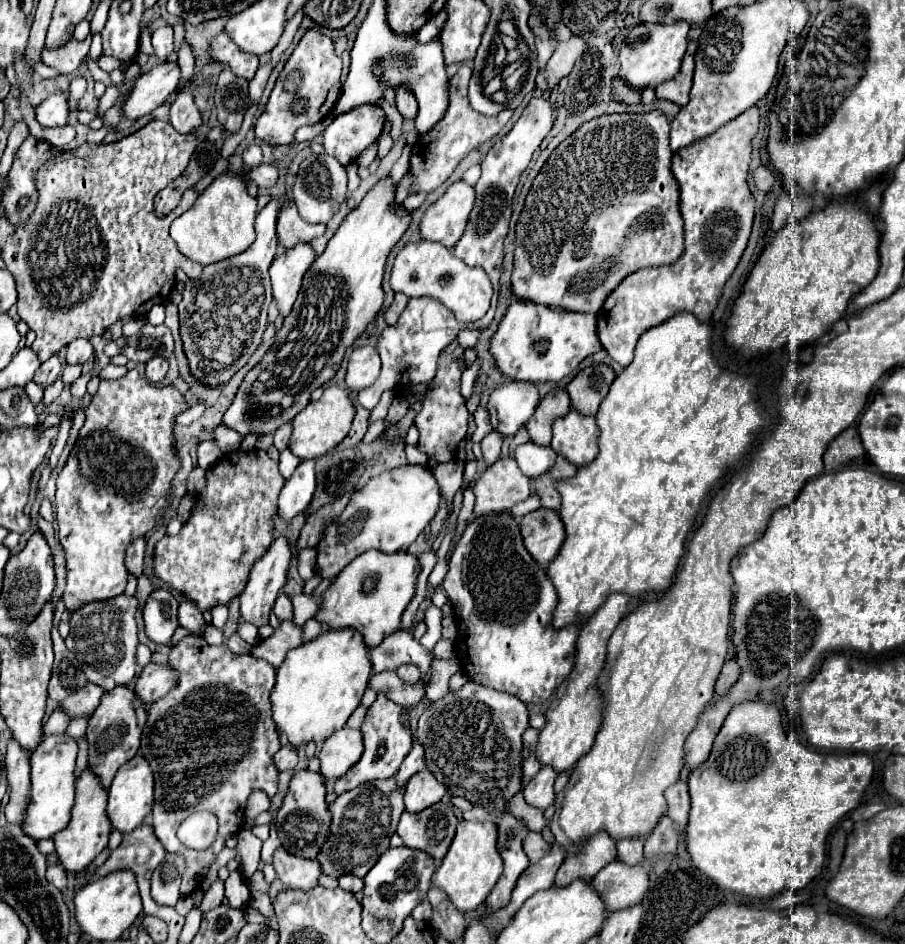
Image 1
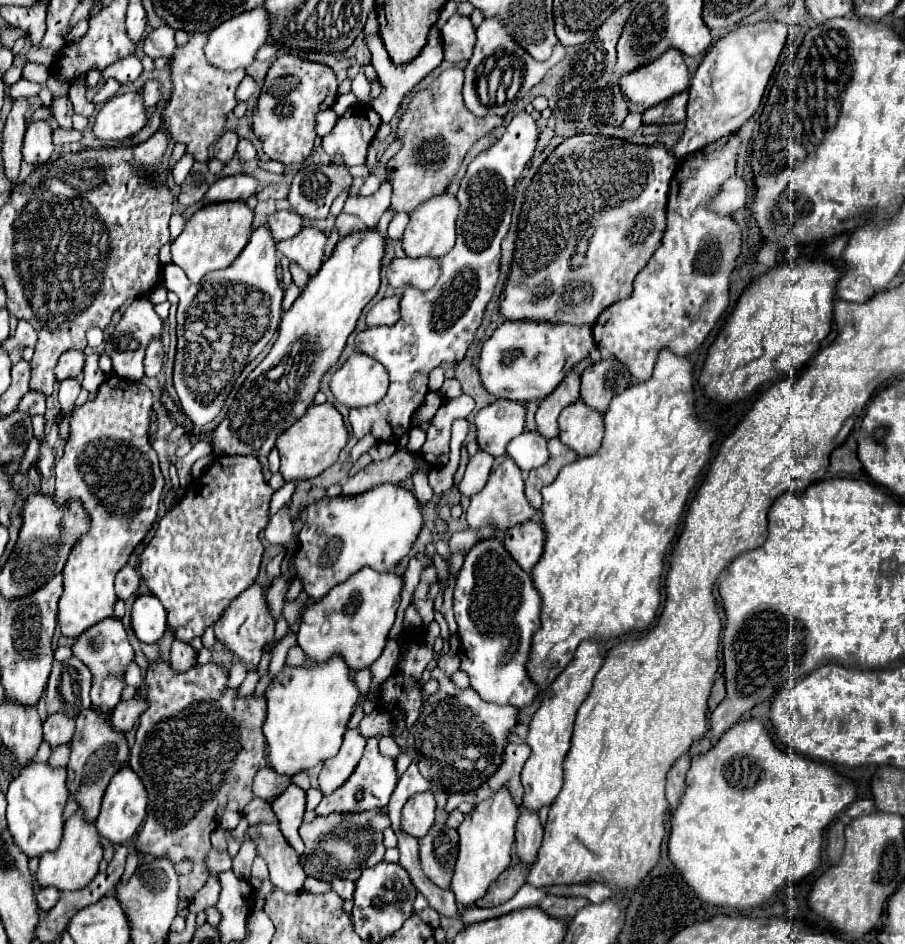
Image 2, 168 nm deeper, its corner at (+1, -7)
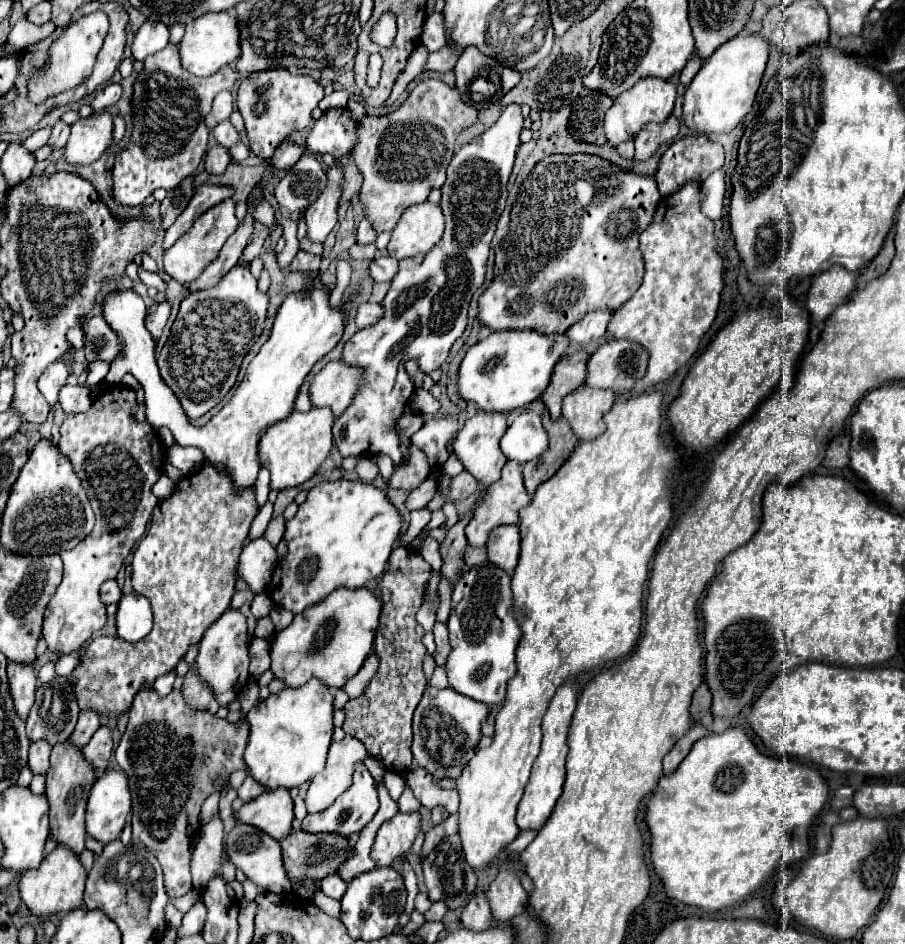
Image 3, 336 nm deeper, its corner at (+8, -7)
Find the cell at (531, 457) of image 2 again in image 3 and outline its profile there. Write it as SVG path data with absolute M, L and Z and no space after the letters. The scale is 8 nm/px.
M526 411L520 413L506 429L500 447L508 459L520 465L538 459L548 449L548 435L542 427L542 415Z

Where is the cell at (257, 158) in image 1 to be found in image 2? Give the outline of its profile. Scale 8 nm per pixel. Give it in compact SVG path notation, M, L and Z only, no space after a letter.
M241 139L241 141L239 141L237 153L239 153L239 157L241 157L243 161L253 161L253 159L257 159L257 151L255 151L253 143L247 141L247 139Z

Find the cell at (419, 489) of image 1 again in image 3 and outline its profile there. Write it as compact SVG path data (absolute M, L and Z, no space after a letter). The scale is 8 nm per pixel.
M322 481L312 487L308 499L286 525L286 555L278 561L268 597L292 613L302 613L340 587L358 589L380 577L386 569L392 545L402 529L398 509L372 483Z

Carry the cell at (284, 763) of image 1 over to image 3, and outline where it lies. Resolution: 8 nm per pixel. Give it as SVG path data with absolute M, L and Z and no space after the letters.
M248 775L246 777L246 781L242 783L242 787L238 789L238 797L244 801L244 803L248 803L248 801L252 801L252 799L256 799L258 795L262 795L266 789L258 783L258 781L252 781L252 777Z

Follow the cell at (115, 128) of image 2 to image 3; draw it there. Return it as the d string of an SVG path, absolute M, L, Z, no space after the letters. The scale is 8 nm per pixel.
M94 113L70 127L70 137L64 147L64 159L70 165L90 165L110 147L112 115Z

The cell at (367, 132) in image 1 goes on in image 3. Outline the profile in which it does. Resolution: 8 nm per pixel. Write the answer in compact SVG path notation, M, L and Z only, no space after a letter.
M328 109L306 135L306 147L312 153L330 153L342 159L354 147L356 127L358 123L350 119L348 109Z

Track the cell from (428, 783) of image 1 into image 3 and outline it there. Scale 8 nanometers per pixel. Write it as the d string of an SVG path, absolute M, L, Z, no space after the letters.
M396 813L390 821L386 821L374 839L372 859L376 867L390 867L394 859L406 855L420 831L420 815L418 813Z

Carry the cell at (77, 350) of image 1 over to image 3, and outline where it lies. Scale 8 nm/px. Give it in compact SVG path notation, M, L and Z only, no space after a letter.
M58 359L54 363L50 363L44 373L38 377L38 389L40 393L44 395L44 399L50 403L50 405L56 405L58 401L58 391L66 385L66 377L70 375L68 371L68 365Z

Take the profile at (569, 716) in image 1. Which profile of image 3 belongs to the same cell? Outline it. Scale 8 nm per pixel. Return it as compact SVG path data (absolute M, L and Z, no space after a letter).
M570 679L568 685L562 685L554 699L550 701L550 707L542 719L542 745L540 745L540 755L534 761L532 767L532 775L528 785L524 787L524 797L518 805L518 817L516 817L516 825L520 831L528 831L528 829L542 829L542 825L546 823L546 819L550 817L550 813L554 811L554 805L562 793L562 785L564 785L564 777L566 777L566 753L568 753L568 727L572 721L572 713L576 709L576 693L578 693L578 685Z

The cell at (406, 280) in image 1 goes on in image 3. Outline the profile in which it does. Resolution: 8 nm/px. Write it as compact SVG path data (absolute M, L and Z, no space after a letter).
M378 257L370 263L368 273L374 281L392 281L398 271L398 261L394 257Z

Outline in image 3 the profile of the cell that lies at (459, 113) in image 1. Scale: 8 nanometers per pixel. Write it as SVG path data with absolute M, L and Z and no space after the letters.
M424 79L420 81L408 99L394 111L382 117L364 117L360 121L360 133L356 139L356 149L352 149L352 157L362 171L364 183L360 189L360 201L364 205L364 215L370 219L376 233L392 231L400 219L400 213L410 205L426 201L428 193L434 187L442 187L446 179L446 167L454 155L454 141L456 135L476 123L476 109L466 105L460 99L456 87L448 87L440 79Z

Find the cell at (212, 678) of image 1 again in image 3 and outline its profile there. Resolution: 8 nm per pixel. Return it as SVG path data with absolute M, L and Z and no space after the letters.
M142 689L132 707L130 721L122 741L116 749L116 761L128 777L128 789L132 795L132 843L142 843L162 865L164 887L170 899L178 899L192 889L190 861L194 853L194 843L198 835L190 837L190 827L198 831L200 805L214 791L214 777L218 773L232 773L236 769L246 769L242 753L248 741L248 721L238 721L230 725L226 719L218 719L208 711L194 711L184 703L180 691L172 691L168 697L158 697L154 689Z

